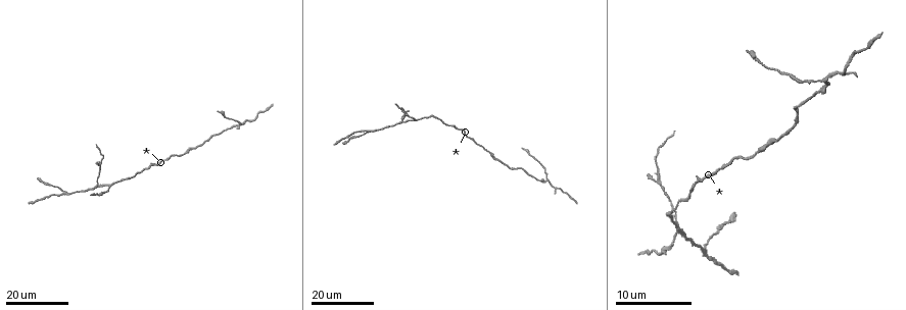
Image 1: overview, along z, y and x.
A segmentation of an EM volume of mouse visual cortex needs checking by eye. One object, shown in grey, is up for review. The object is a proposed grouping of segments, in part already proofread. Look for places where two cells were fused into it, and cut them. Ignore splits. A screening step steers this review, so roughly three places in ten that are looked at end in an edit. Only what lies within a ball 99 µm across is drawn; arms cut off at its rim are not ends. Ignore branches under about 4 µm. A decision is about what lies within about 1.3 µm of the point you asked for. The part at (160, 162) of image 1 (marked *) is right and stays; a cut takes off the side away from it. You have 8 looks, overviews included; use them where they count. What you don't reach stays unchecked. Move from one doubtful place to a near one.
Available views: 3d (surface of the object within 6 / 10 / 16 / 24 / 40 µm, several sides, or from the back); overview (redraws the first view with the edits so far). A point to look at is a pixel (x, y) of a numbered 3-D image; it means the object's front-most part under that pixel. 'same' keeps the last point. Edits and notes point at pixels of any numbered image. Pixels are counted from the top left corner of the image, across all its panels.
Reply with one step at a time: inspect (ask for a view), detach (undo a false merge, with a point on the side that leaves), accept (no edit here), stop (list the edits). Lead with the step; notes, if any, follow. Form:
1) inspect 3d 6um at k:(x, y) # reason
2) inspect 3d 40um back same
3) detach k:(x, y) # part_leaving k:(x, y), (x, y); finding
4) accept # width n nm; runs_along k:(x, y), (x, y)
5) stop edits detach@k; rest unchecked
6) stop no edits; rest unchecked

inspect 3d 24um at 1:(471, 138) # a narrow waist

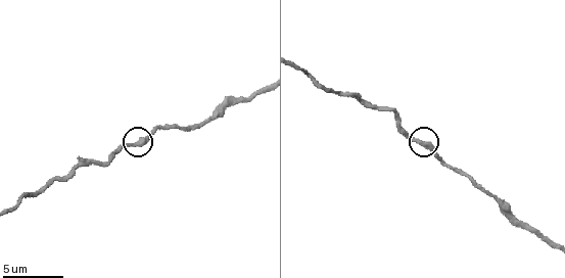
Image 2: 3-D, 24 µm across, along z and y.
inspect 3d 6um at 2:(419, 143)

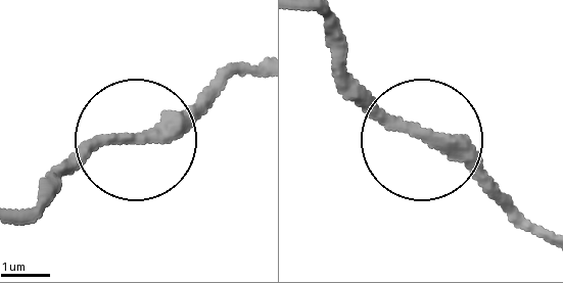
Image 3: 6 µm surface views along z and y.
accept # continuous, no second cell

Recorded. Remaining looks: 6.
inspect 3d 24um at 1:(821, 80) # arms part here

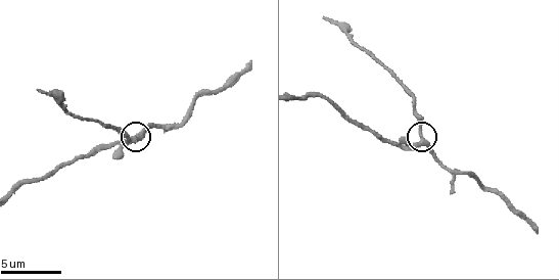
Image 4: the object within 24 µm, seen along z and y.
inspect 3d 10um at 4:(420, 136)

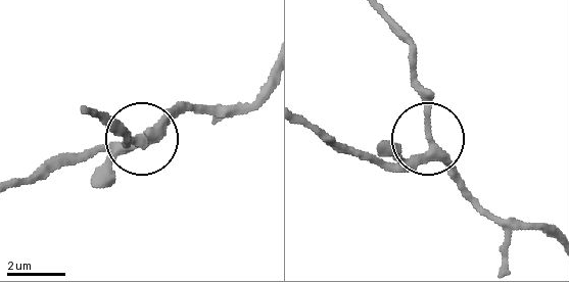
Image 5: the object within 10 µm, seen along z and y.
accept # side_arm 15 um; runs_along 5:(306, 120), (387, 160), (417, 158), (429, 144), (466, 188); continuous, no second cell

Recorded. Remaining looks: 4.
inspect 3d 24um at 1:(413, 121) # three arms meet

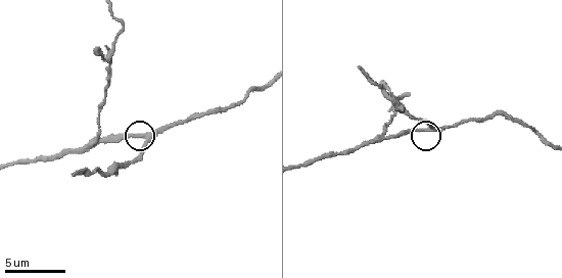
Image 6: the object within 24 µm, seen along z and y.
inspect 3d 6um at 6:(433, 127)

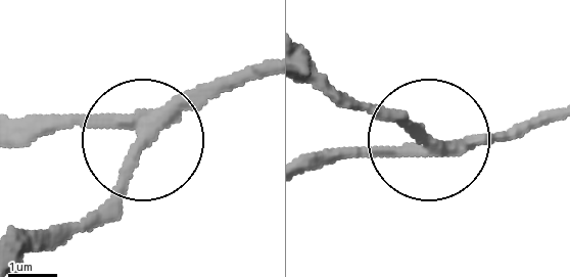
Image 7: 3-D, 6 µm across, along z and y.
accept # runs_along 7:(263, 63), (177, 100), (59, 242); one cell here

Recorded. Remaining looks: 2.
inspect 3d 16um at 6:(380, 134)

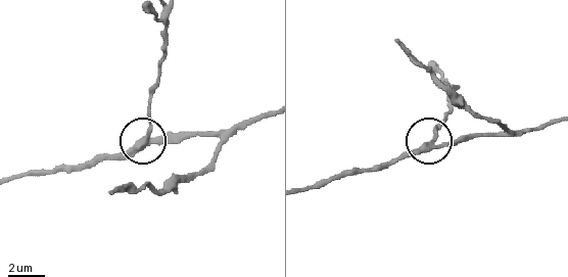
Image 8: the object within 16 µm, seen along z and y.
inspect 3d 16um back at 8:(145, 135)

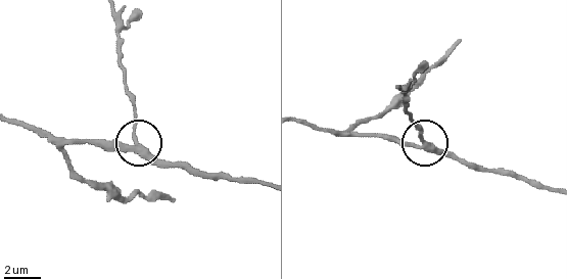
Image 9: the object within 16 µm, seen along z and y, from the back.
detach 9:(134, 128) # side_arm 17 um; part_leaving 9:(144, 150), (135, 133), (135, 101), (122, 64), (116, 18); a second cell is stuck on

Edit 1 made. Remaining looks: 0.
stop edits detach@9; rest unchecked

